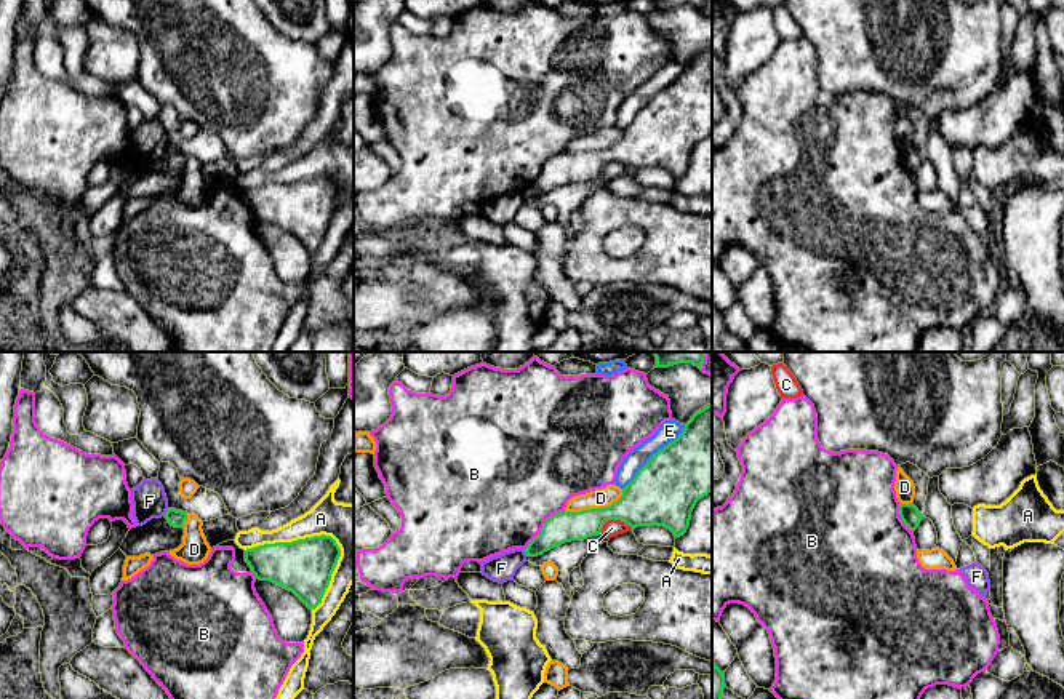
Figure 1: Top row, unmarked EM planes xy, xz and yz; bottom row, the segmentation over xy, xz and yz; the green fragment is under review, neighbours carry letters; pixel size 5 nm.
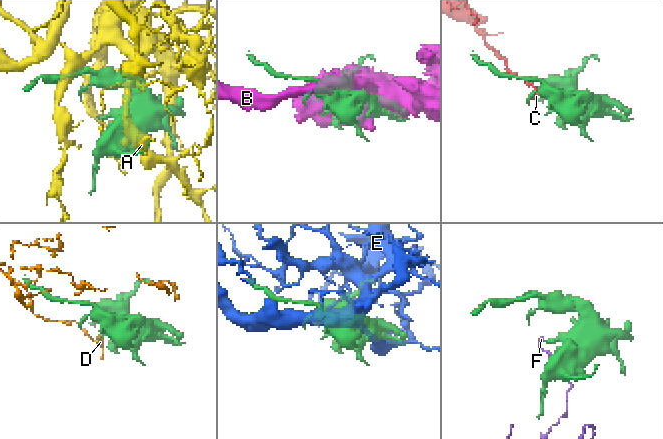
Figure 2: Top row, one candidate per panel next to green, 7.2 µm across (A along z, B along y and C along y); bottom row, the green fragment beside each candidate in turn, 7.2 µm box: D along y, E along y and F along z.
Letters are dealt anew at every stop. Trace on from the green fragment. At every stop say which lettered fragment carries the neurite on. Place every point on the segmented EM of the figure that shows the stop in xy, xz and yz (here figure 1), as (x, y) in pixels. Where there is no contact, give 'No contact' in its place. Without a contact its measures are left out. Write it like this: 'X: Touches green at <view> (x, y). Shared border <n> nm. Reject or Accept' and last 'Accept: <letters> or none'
A: Touches green at xy (298, 539). Shared border 480 nm. Reject
B: Touches green at xz (543, 527). Shared border 300 nm. Reject
C: Touches green at xz (615, 519). Shared border 170 nm. Reject
D: Touches green at xz (594, 509). Shared border 320 nm. Reject
E: Touches green at xz (653, 456). Shared border 460 nm. Reject
F: Touches green at xy (167, 512). Shared border 50 nm. Reject
Accept: none

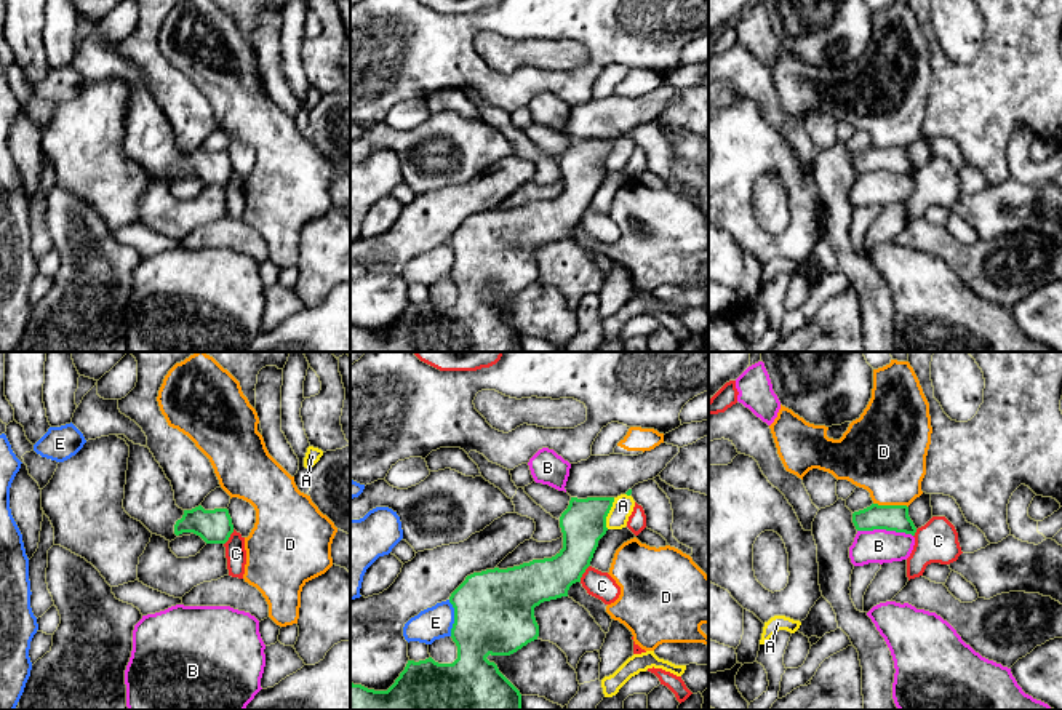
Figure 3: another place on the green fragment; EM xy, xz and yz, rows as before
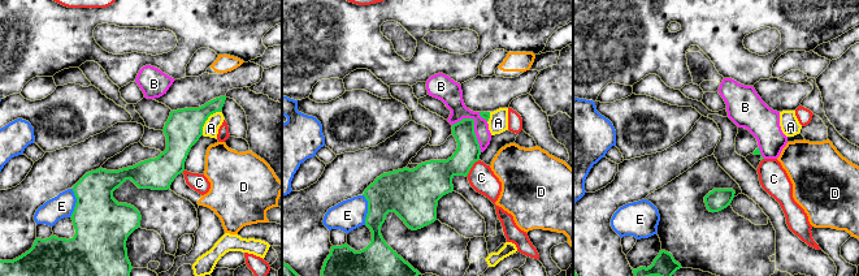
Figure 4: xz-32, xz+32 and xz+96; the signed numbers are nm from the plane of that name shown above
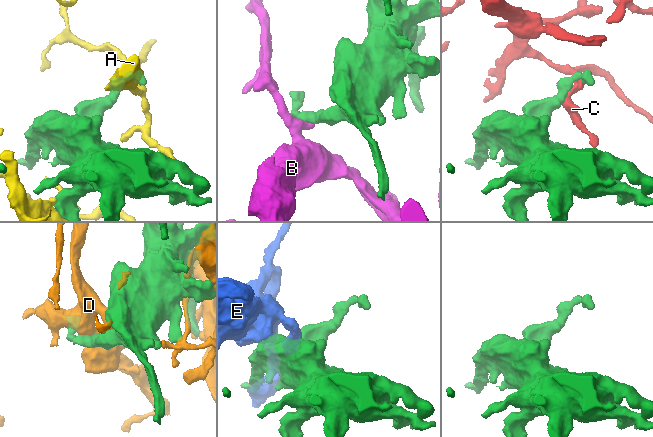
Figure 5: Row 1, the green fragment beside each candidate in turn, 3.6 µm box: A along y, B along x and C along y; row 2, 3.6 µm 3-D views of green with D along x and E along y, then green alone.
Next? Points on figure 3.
A: Touches green at xz (608, 512). Shared border 170 nm. Reject
B: Touches green at yz (885, 528). Shared border 280 nm. Reject
C: Touches green at xz (584, 571). Shared border 100 nm. Reject
D: Touches green at yz (891, 506). Shared border 180 nm. Reject
E: Touches green at xz (455, 618). Shared border 180 nm. Reject
Accept: none

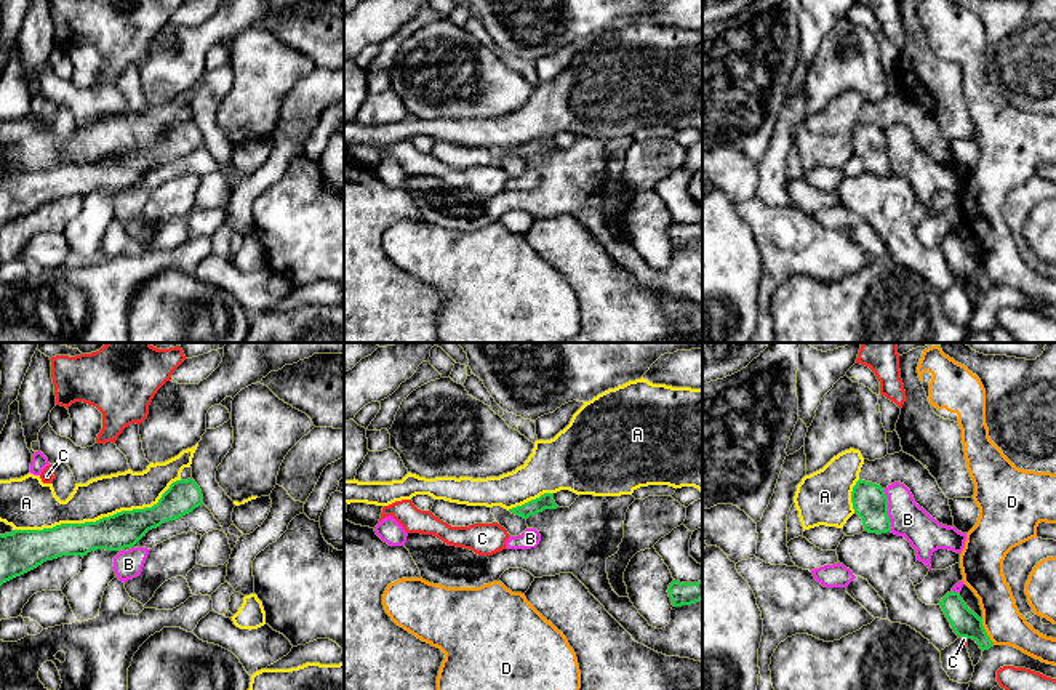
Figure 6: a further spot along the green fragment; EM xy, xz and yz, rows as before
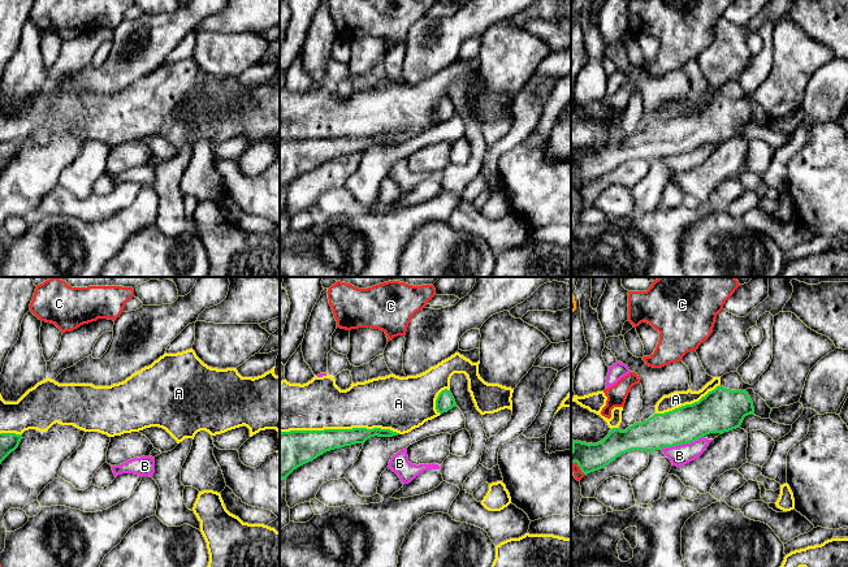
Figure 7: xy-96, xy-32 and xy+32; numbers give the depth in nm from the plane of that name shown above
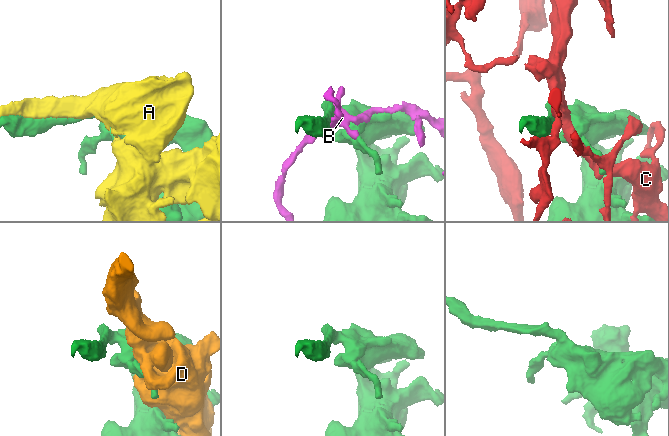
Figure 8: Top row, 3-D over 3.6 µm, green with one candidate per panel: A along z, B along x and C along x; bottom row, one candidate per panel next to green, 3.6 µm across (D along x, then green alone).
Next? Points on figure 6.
A: Touches green at xy (100, 519). Shared border 900 nm. Accept
B: Touches green at yz (887, 509). Shared border 220 nm. Reject
C: Touches green at yz (964, 636). Shared border 50 nm. Reject
D: Touches green at yz (984, 631). Shared border 150 nm. Reject
Accept: A

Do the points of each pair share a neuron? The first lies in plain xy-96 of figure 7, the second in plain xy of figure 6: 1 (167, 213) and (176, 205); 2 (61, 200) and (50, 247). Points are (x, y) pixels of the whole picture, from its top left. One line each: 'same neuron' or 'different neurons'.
1: different neurons
2: same neuron

